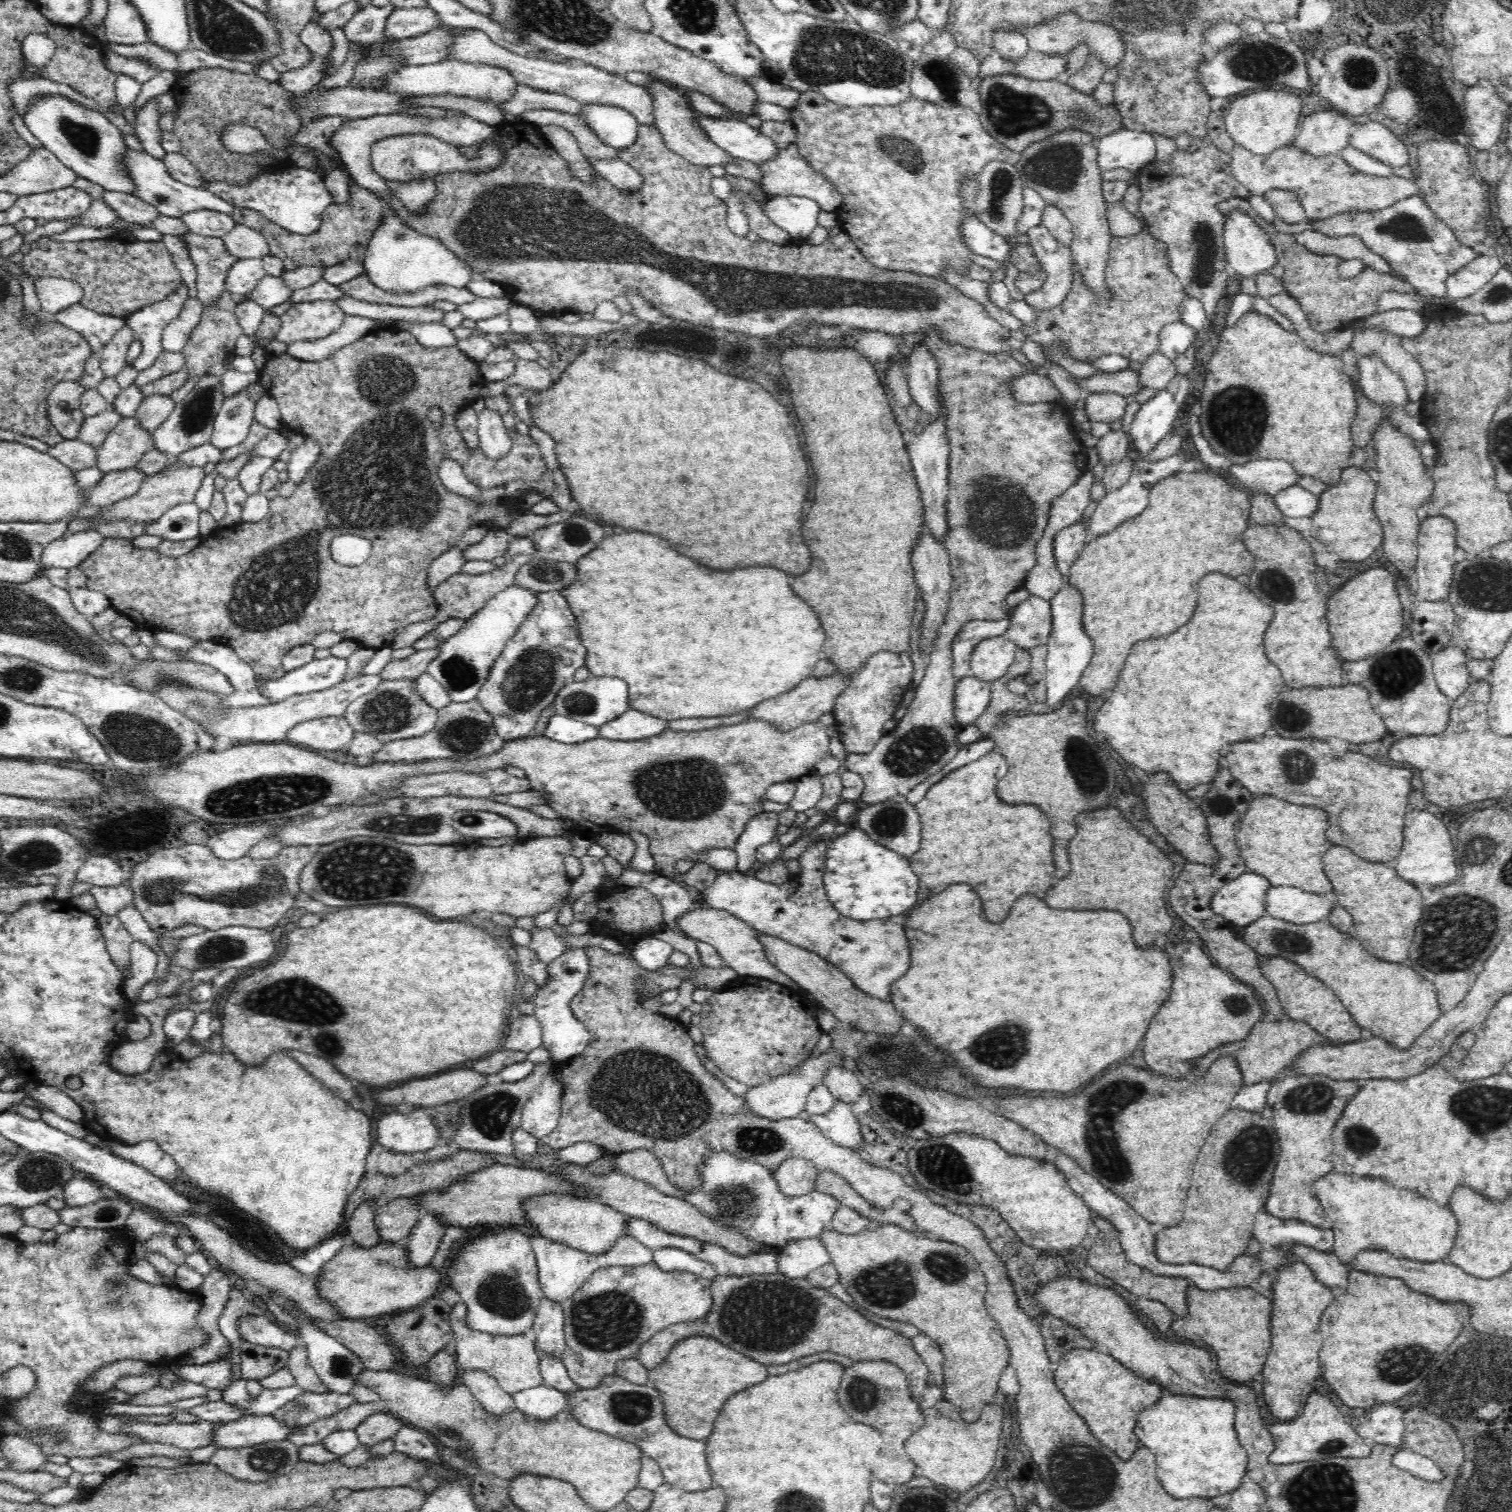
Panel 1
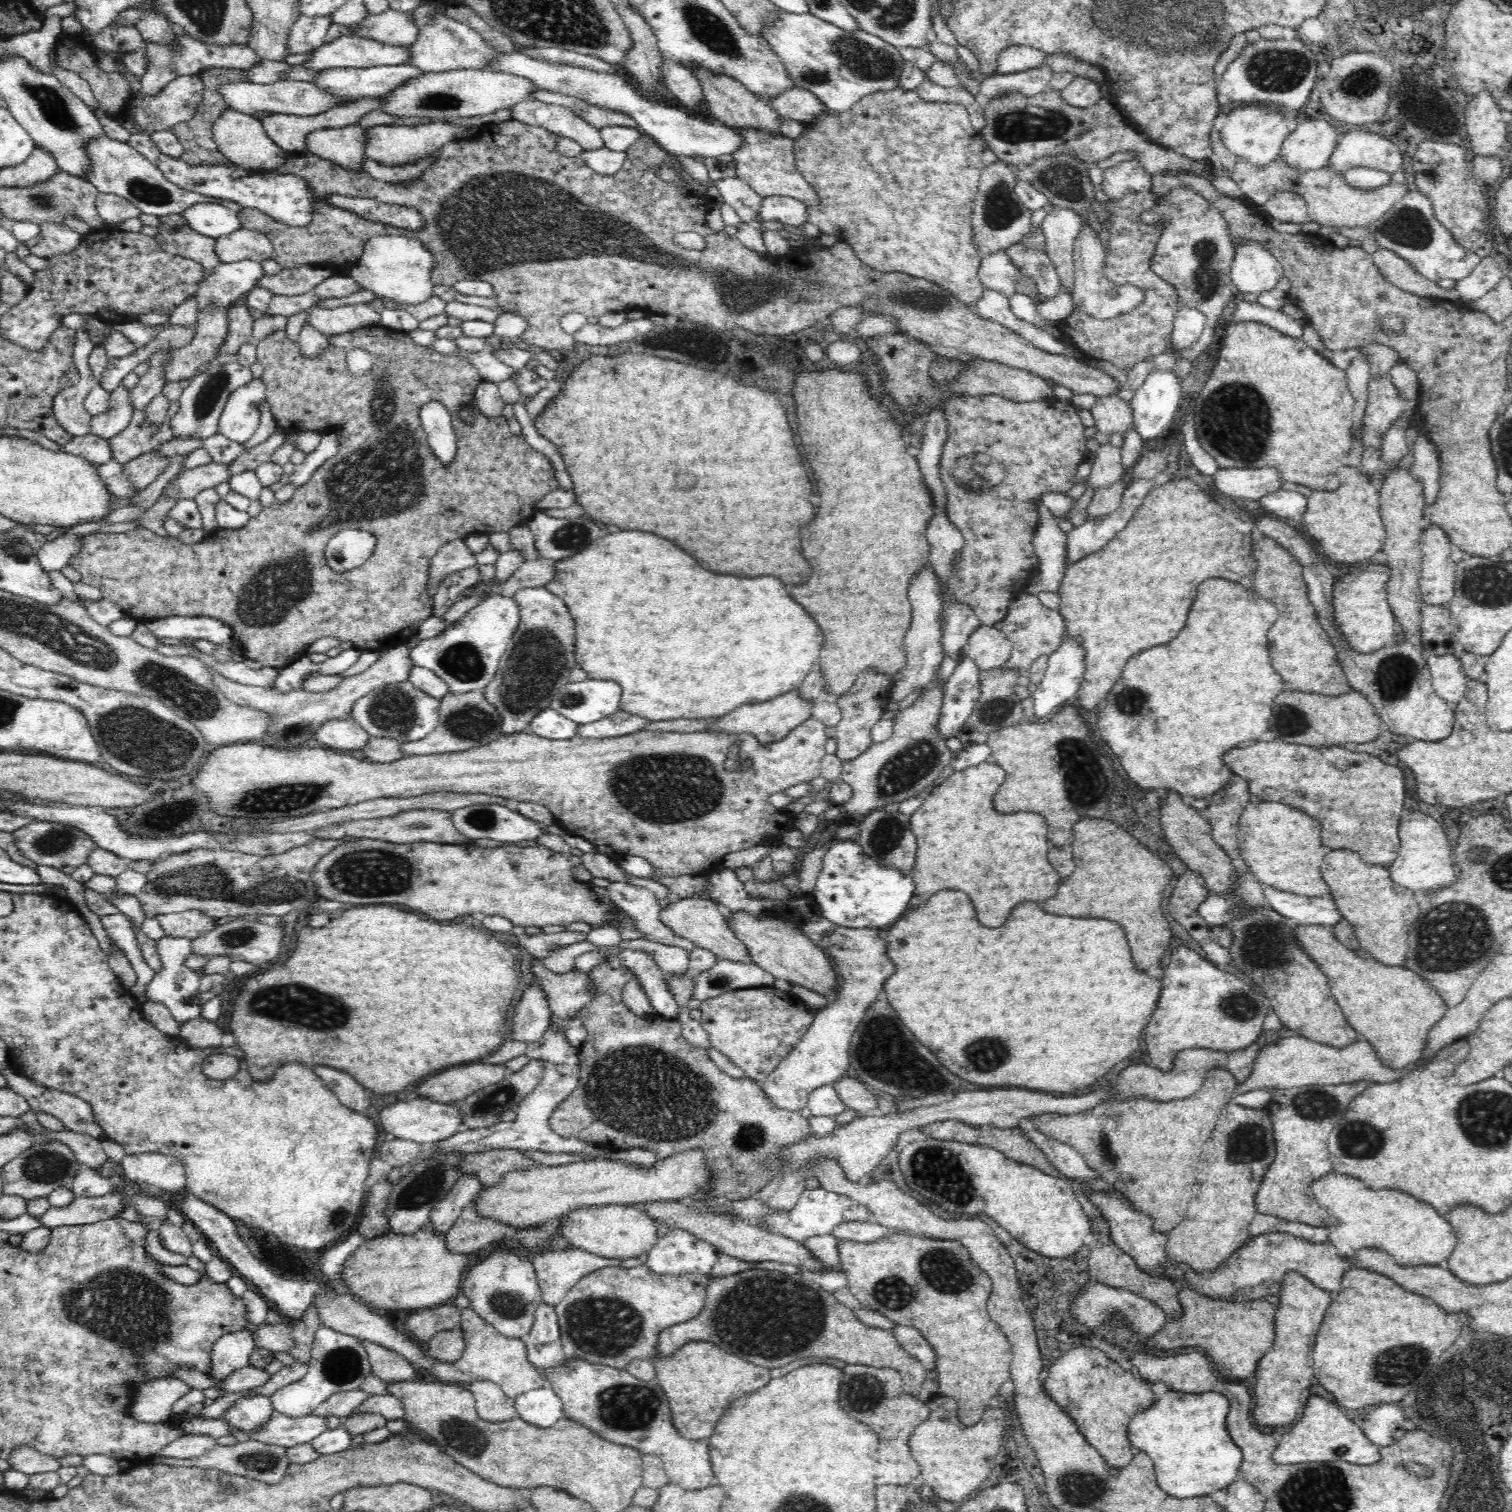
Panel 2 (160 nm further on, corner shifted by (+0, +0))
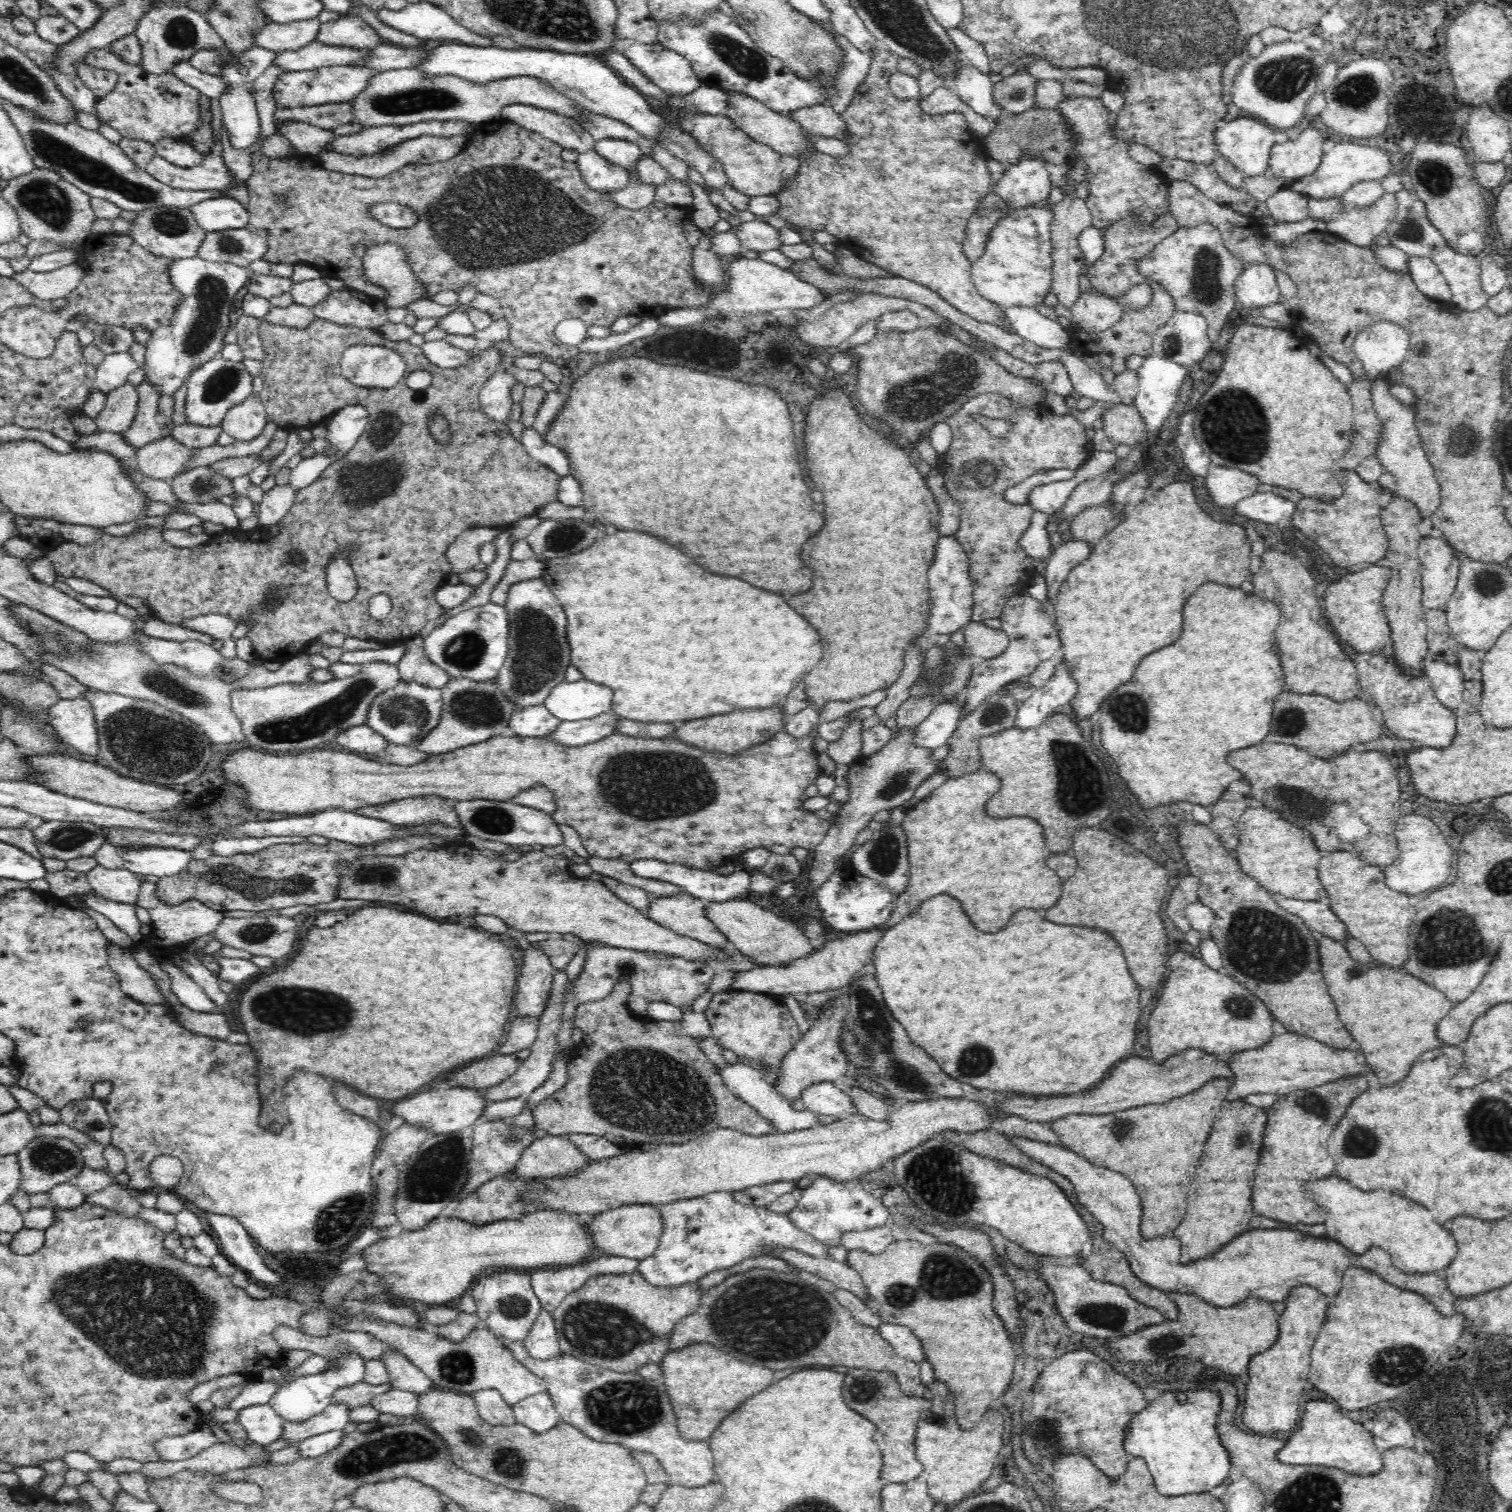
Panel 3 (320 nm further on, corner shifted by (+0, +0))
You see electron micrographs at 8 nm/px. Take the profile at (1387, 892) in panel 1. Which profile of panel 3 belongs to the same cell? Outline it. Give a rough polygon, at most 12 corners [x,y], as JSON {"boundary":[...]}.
{"boundary":[[1346,849],[1318,877],[1330,909],[1380,964],[1409,959],[1416,916],[1385,871]]}

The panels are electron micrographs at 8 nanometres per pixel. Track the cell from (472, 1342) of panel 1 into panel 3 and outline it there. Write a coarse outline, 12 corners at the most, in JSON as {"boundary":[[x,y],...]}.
{"boundary":[[363,1314],[339,1330],[392,1345],[440,1390],[547,1392],[483,1324],[457,1343]]}

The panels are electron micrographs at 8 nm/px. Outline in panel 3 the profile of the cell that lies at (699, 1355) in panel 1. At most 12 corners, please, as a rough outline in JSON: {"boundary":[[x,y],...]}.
{"boundary":[[708,1343],[669,1350],[663,1384],[686,1440],[774,1382]]}

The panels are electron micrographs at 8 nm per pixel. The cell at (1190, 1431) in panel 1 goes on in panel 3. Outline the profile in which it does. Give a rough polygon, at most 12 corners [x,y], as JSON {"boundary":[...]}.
{"boundary":[[1164,1392],[1123,1446],[1159,1494],[1206,1493],[1230,1474],[1220,1398]]}

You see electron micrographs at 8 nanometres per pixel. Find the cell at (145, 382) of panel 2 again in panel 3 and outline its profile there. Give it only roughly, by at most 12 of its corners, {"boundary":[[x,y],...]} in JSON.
{"boundary":[[173,259],[182,293],[145,378],[172,396],[220,356],[246,267]]}

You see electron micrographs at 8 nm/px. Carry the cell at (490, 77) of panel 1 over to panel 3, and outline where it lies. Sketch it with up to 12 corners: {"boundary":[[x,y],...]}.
{"boundary":[[356,66],[286,71],[277,108],[351,102],[379,72]]}

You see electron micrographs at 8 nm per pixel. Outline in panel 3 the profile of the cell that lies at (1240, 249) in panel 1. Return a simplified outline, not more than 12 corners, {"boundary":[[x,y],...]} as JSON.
{"boundary":[[1254,262],[1236,279],[1243,312],[1282,300],[1274,268]]}

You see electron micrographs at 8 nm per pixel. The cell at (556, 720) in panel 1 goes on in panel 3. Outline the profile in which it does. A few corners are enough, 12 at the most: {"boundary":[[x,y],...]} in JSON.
{"boundary":[[543,704],[515,709],[514,735],[545,738],[560,724]]}

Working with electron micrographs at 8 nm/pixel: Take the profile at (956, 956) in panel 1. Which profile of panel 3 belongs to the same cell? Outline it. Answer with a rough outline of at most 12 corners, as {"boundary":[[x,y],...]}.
{"boundary":[[948,894],[885,930],[884,1002],[952,1078],[1070,1095],[1132,1056],[1110,934]]}

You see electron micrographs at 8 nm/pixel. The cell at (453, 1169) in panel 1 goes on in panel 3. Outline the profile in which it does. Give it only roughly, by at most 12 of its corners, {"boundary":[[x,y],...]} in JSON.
{"boundary":[[538,1135],[510,1172],[570,1176],[592,1162],[568,1135]]}

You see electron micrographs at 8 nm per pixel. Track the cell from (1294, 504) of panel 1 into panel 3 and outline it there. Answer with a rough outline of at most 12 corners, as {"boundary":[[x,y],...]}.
{"boundary":[[1273,492],[1238,501],[1234,514],[1274,527],[1290,519],[1296,502]]}

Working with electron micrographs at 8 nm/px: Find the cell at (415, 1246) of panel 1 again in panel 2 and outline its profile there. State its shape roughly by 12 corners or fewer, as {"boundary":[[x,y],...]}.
{"boundary":[[464,1173],[431,1210],[436,1233],[452,1228],[483,1184]]}

